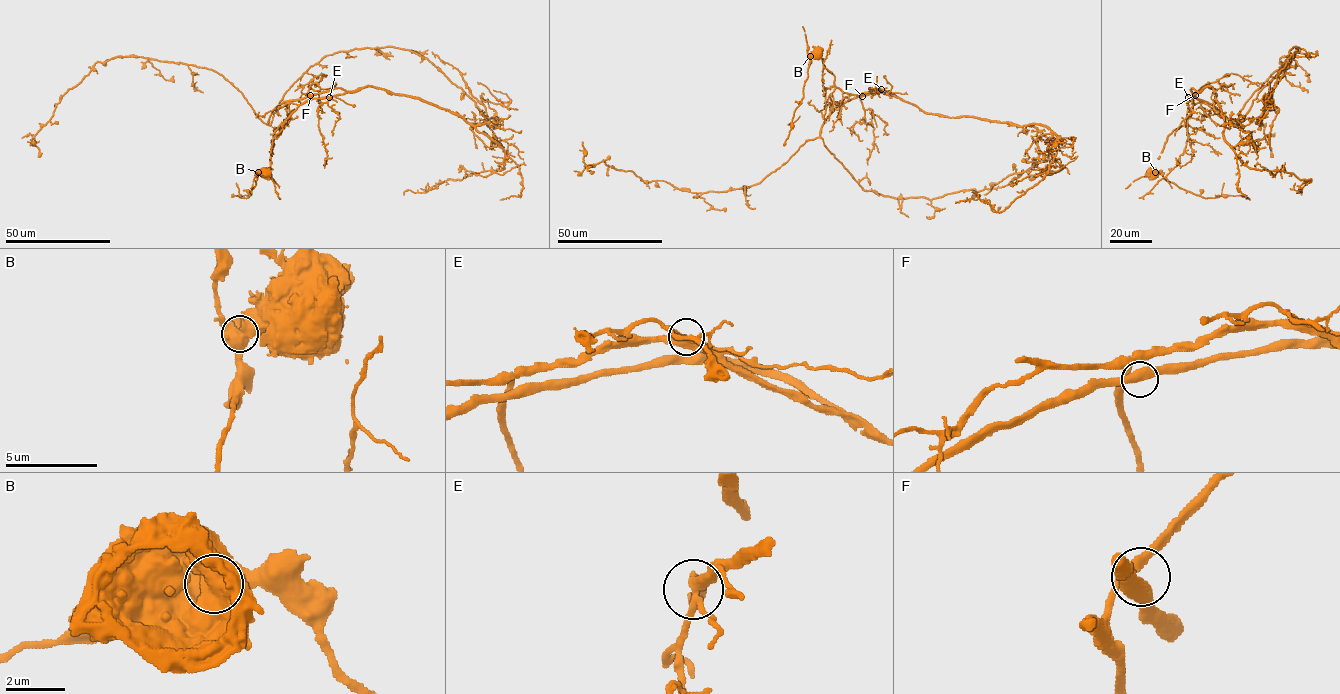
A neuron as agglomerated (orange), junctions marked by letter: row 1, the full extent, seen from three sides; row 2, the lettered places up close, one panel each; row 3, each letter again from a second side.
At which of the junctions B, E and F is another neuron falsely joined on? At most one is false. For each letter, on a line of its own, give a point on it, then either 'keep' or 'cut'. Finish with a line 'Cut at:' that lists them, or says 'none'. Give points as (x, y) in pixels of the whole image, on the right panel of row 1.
B: at (1155, 172); cut
E: at (1188, 97); keep
F: at (1195, 95); keep
Cut at: B

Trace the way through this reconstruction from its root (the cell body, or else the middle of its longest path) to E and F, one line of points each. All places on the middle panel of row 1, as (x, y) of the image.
E: (816, 53), (824, 59), (822, 79), (825, 89), (836, 86), (844, 93), (860, 94), (881, 89)
F: (816, 53), (824, 59), (822, 79), (825, 89), (836, 86), (844, 93), (862, 96)

